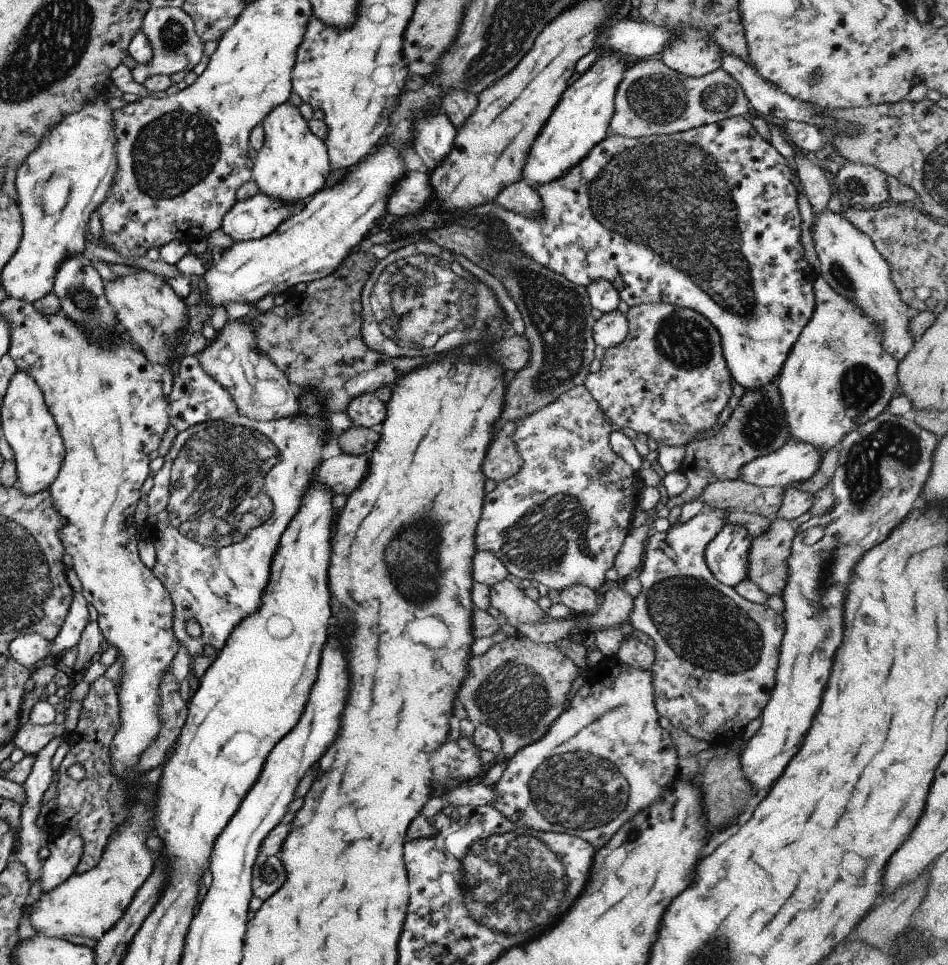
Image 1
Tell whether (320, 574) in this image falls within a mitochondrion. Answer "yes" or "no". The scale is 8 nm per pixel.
no

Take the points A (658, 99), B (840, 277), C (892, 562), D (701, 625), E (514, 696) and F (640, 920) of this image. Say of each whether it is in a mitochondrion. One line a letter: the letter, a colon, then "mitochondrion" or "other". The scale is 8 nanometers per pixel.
A: mitochondrion
B: mitochondrion
C: other
D: mitochondrion
E: mitochondrion
F: other

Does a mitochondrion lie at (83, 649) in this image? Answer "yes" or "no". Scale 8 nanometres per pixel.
no

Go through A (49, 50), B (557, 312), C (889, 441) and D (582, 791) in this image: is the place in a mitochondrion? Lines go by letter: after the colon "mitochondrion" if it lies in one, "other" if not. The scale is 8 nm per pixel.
A: mitochondrion
B: mitochondrion
C: mitochondrion
D: mitochondrion

